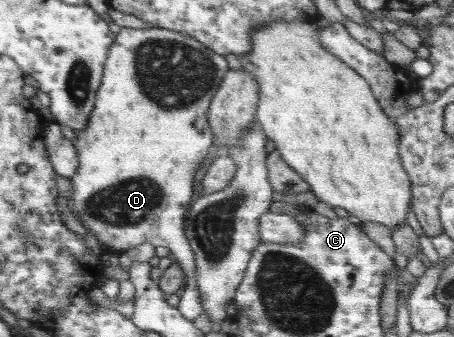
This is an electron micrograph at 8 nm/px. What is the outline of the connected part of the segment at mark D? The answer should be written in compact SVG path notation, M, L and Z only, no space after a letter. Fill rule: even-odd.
M122 27L108 51L87 126L75 134L73 141L79 168L75 175L69 177L73 189L69 208L76 219L87 231L95 234L106 249L113 247L122 253L142 243L170 249L186 278L176 308L189 321L198 318L204 309L193 267L194 253L185 235L184 219L193 199L193 177L213 144L208 109L229 69L224 56L205 47L194 37L184 37L180 32L165 28Z

